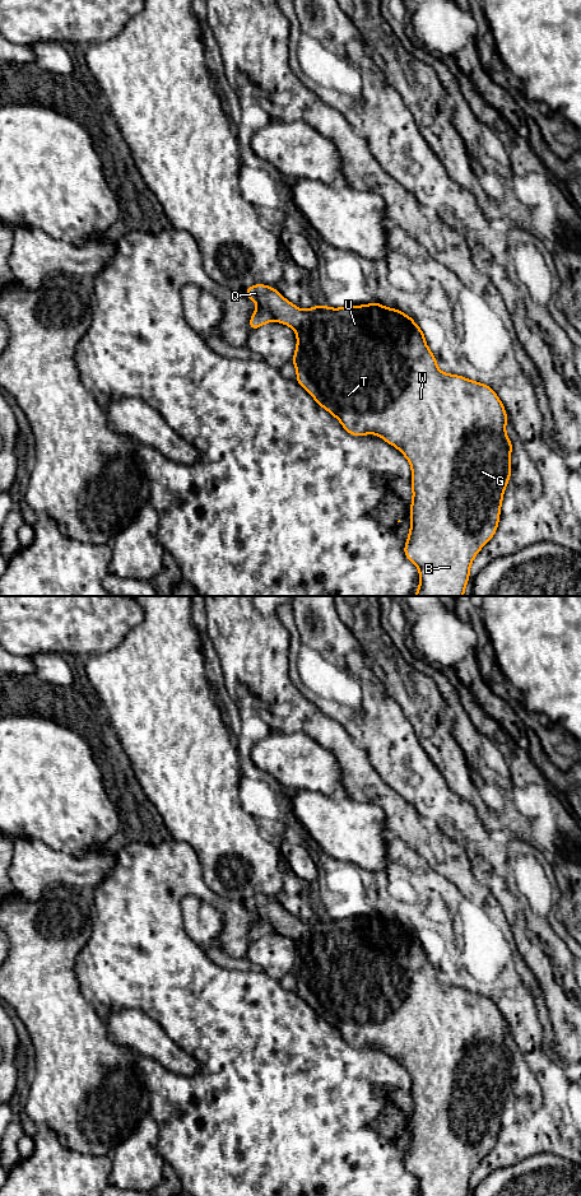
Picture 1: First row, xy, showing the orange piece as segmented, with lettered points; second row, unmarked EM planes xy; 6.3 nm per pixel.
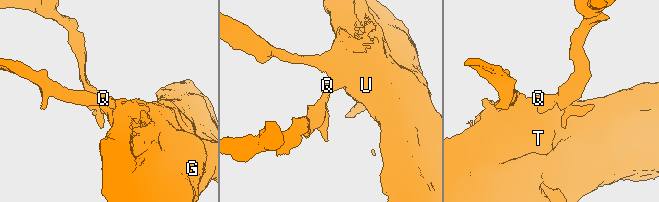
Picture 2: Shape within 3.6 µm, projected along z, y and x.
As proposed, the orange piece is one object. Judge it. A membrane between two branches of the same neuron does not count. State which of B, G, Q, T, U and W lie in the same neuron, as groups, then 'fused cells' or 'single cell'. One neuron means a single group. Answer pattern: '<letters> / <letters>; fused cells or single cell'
B G Q T U W; single cell

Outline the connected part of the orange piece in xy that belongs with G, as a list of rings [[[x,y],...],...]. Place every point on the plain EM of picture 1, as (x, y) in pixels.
[[[254,895],[243,901],[245,906],[257,916],[257,921],[252,925],[248,940],[250,943],[260,937],[276,932],[290,937],[297,946],[297,958],[292,974],[296,978],[296,992],[302,997],[315,1013],[335,1028],[350,1047],[359,1048],[364,1046],[377,1046],[389,1056],[396,1058],[409,1072],[412,1079],[412,1102],[413,1111],[410,1114],[410,1143],[404,1157],[404,1167],[413,1173],[419,1181],[419,1196],[468,1196],[470,1187],[470,1177],[480,1160],[494,1148],[501,1130],[499,1120],[503,1113],[503,1104],[511,1088],[511,1062],[512,1053],[506,1046],[507,1024],[494,1004],[494,1001],[484,995],[468,991],[459,986],[443,985],[437,978],[437,971],[429,962],[423,940],[419,940],[415,932],[396,920],[387,920],[381,915],[369,915],[362,917],[349,917],[340,920],[330,920],[322,915],[310,920],[301,921],[292,913],[285,911],[275,899],[266,895]]]

